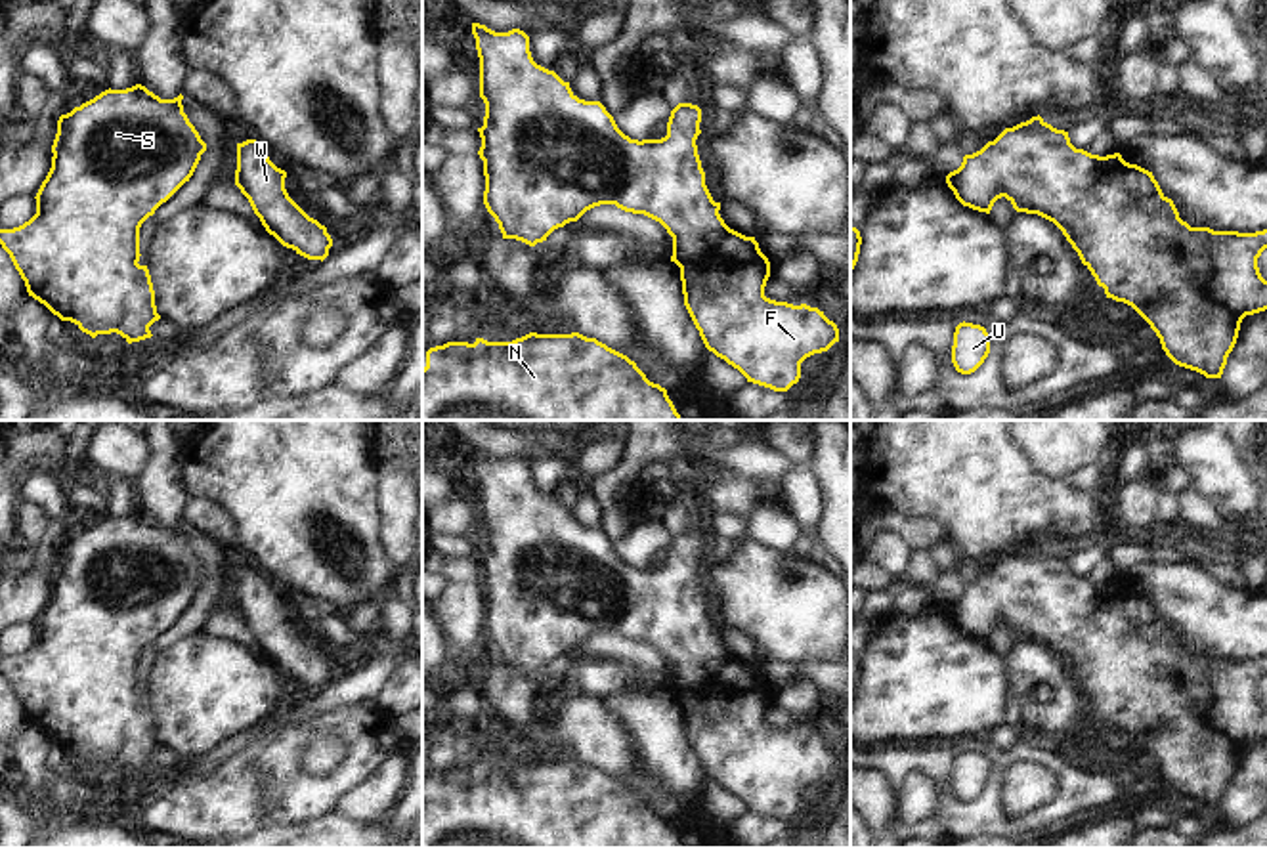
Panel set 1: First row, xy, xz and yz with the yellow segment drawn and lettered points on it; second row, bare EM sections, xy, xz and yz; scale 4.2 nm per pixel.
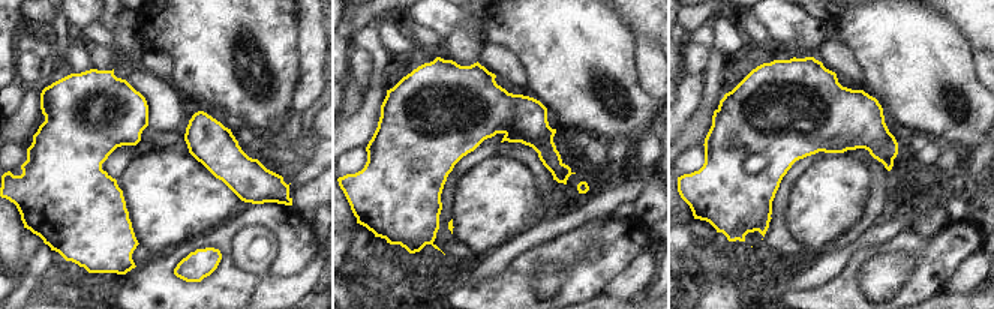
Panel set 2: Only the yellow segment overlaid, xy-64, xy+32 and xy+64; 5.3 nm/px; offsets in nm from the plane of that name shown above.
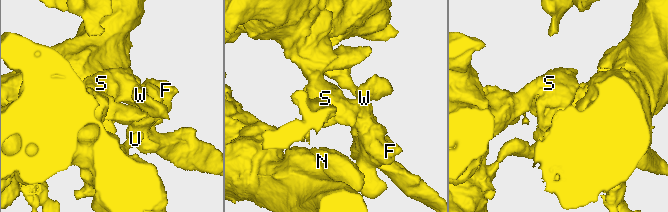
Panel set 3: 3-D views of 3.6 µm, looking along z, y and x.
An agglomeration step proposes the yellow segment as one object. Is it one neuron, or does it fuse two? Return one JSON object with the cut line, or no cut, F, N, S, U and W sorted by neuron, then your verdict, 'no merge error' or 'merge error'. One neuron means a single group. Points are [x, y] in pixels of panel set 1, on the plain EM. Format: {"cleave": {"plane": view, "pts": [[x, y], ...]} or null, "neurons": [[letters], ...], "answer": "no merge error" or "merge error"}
{"cleave": null, "neurons": [["F", "N", "S", "U", "W"]], "answer": "no merge error"}

